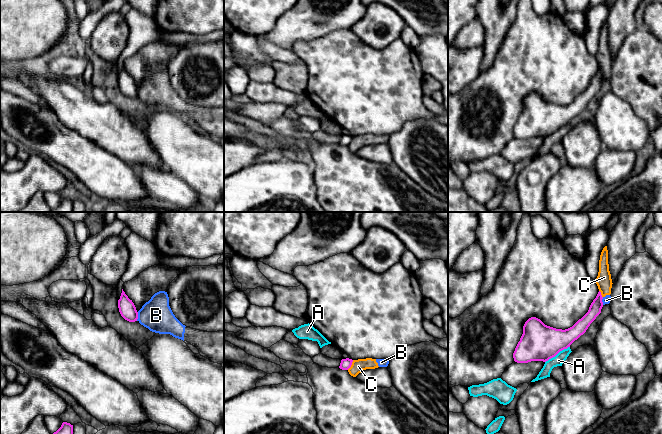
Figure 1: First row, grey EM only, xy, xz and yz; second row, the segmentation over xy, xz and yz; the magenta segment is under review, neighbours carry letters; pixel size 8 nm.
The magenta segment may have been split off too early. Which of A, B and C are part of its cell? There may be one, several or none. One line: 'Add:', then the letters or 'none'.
Add: none

